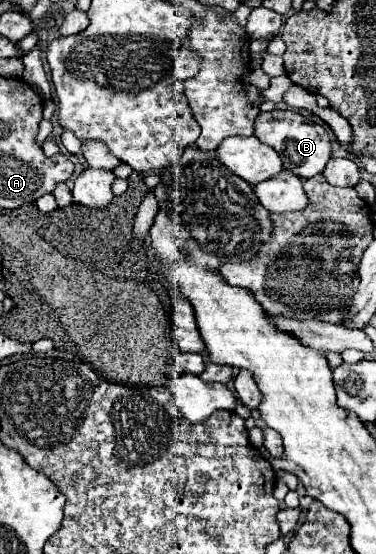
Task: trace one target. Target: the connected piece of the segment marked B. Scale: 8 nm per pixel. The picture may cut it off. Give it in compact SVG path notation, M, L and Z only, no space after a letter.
M273 109L269 113L259 113L255 121L255 137L261 143L273 147L279 153L285 169L301 179L323 173L327 161L331 159L331 143L327 131L319 123L313 123L311 119L291 109Z

